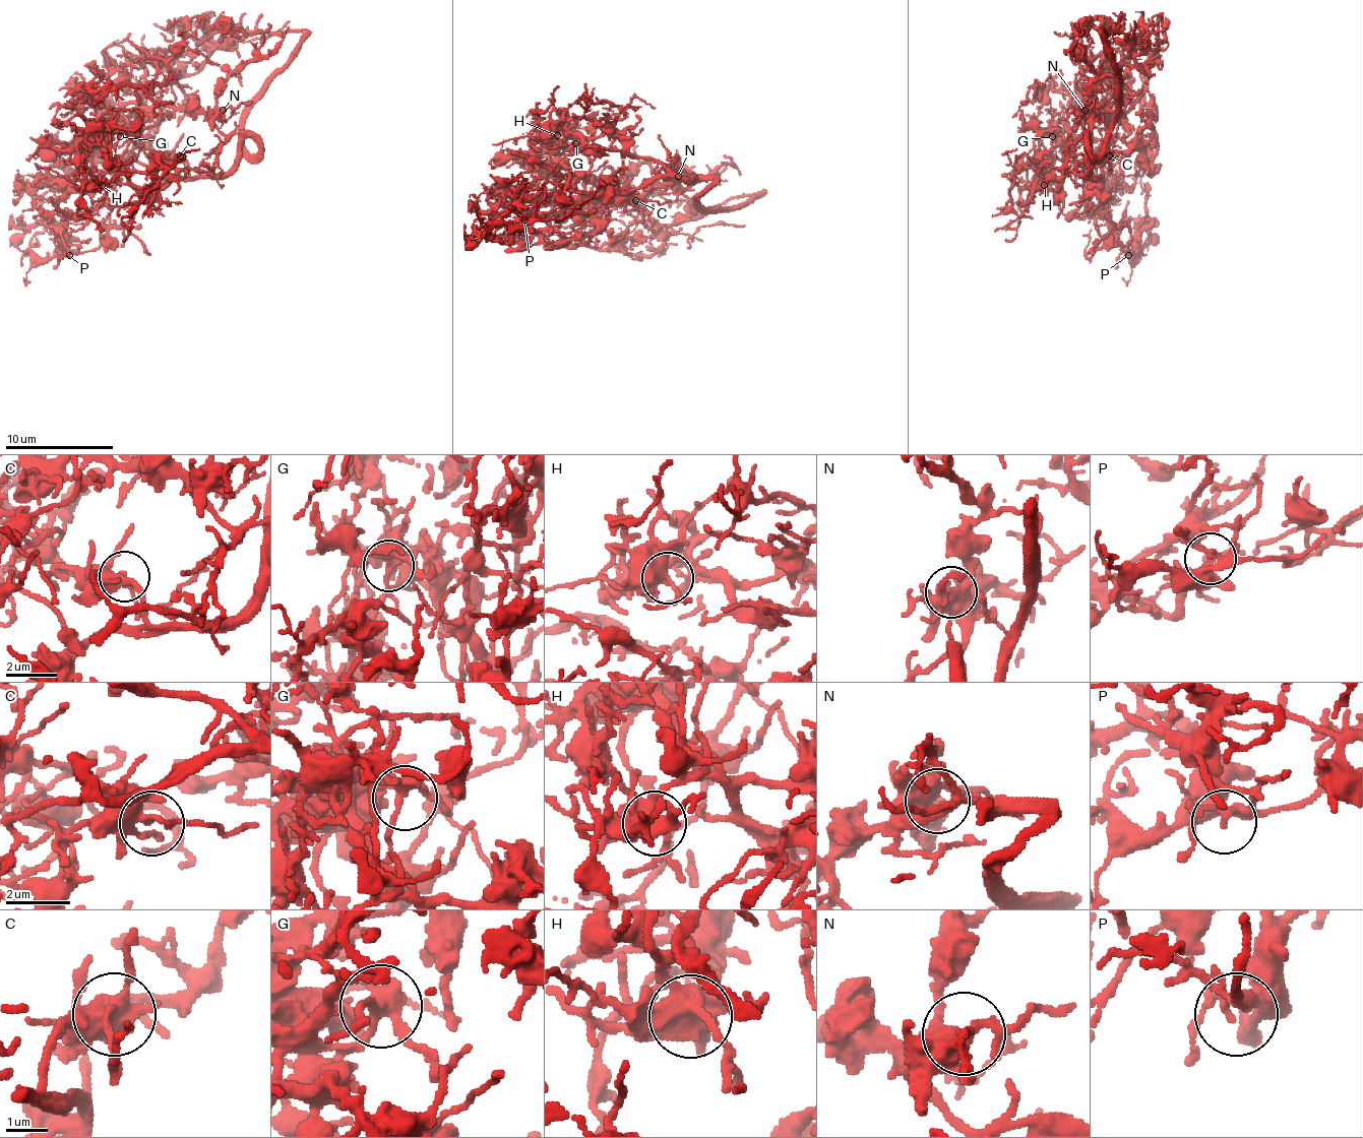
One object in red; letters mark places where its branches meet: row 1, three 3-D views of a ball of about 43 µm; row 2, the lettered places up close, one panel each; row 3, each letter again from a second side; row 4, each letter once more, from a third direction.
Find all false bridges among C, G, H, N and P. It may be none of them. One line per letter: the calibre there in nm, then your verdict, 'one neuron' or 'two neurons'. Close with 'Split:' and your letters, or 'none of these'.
C: 340 nm | one neuron
G: 320 nm | one neuron
H: 480 nm | one neuron
N: 400 nm | one neuron
P: 150 nm | one neuron
Split: none of these

